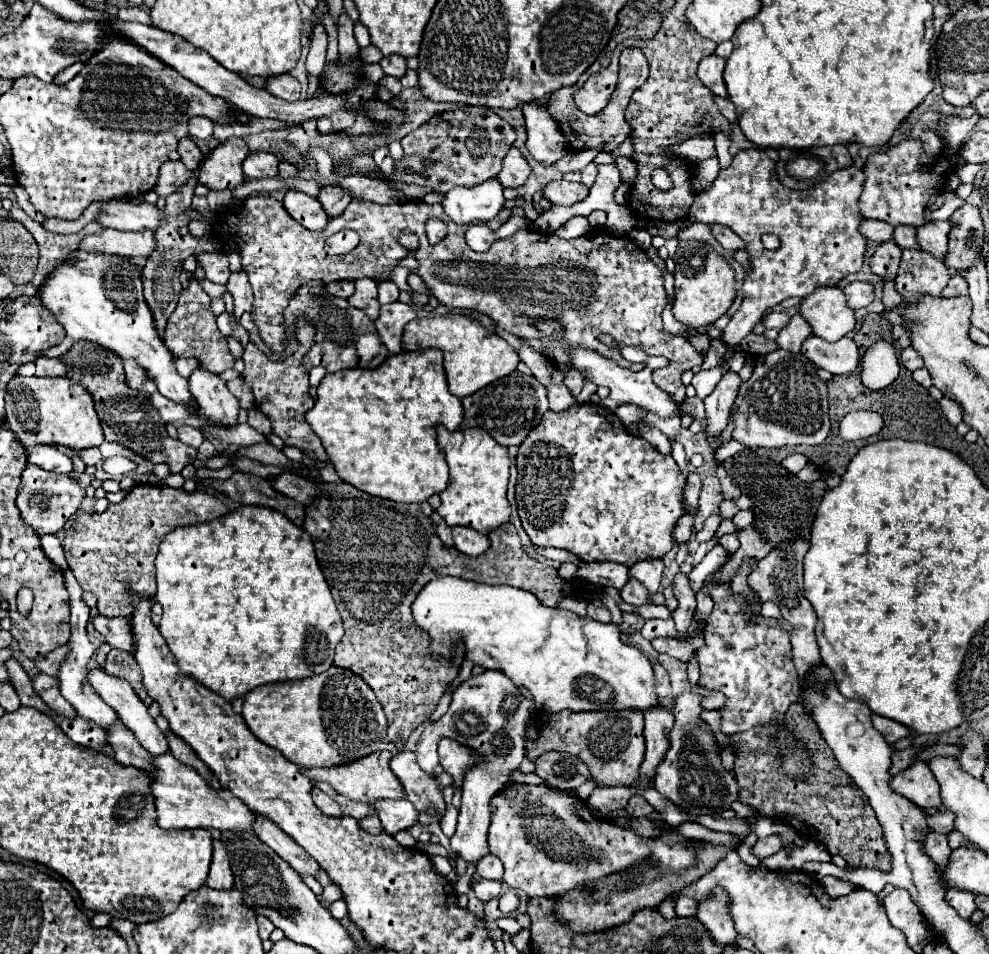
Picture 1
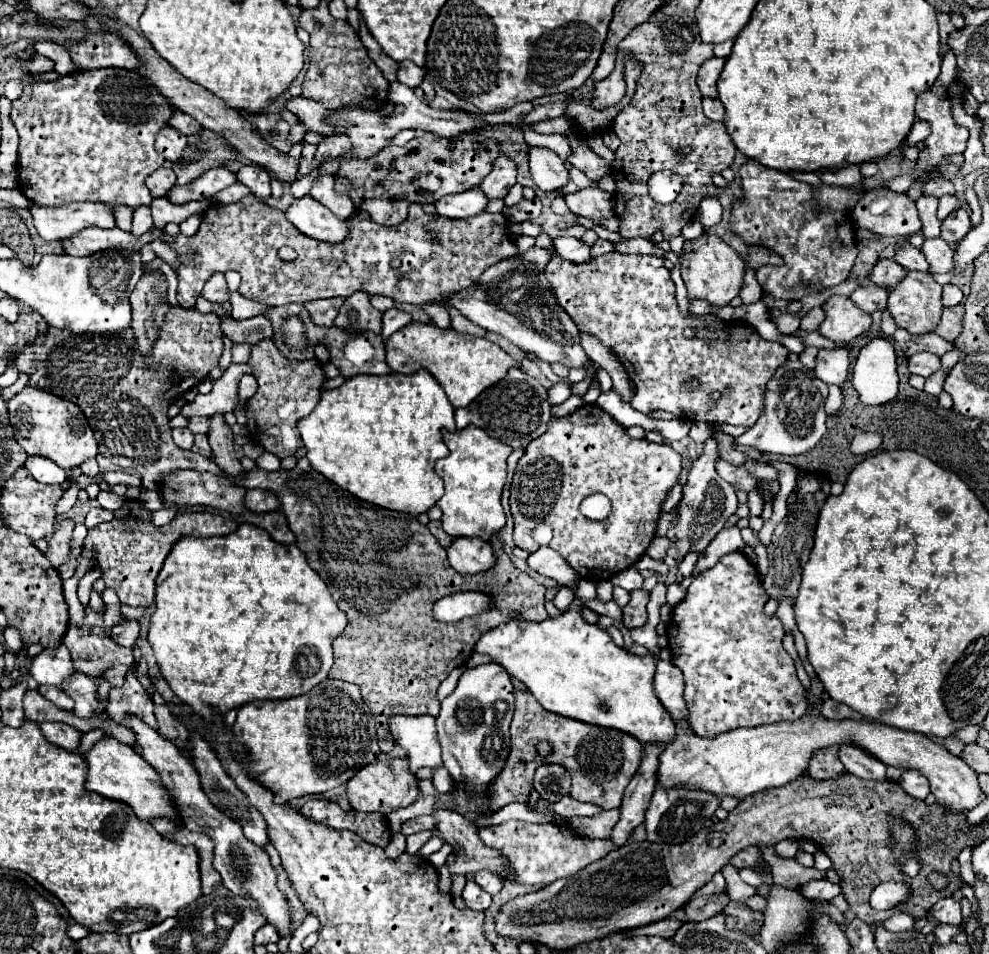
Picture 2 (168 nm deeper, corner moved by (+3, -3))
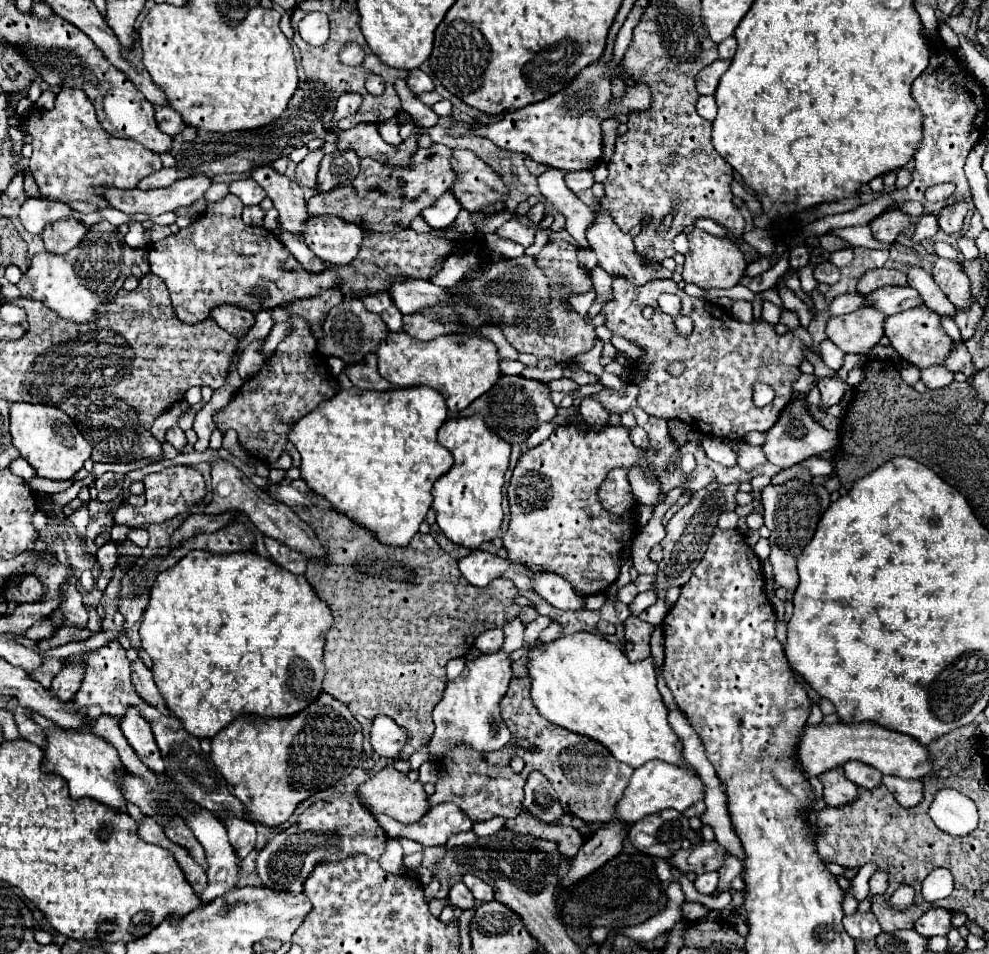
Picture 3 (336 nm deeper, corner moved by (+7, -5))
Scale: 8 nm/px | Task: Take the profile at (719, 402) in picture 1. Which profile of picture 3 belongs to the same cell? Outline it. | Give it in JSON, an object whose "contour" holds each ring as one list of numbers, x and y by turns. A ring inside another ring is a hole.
{"contour":[[710,483,690,495,690,501,680,507,674,517,666,525,666,537,662,539,664,547,664,559,658,563,658,573,656,573,656,591,660,589,670,589,674,585,684,585,692,577,692,571,696,569,698,561,704,557,710,537,714,535,718,517,726,511,736,509,736,499,734,493,736,489,732,485,722,485,722,483]]}

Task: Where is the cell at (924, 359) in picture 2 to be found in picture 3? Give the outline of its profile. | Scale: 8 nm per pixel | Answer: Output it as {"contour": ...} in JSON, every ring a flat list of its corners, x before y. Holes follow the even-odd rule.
{"contour":[[932,365,932,367,926,367,926,369,920,369,920,381,928,389,946,387,952,379,954,379,954,373,948,371,944,365]]}

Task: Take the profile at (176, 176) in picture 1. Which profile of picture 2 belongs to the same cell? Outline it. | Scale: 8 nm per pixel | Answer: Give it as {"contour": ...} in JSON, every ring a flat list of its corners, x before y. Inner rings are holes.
{"contour":[[160,167,146,177,146,187,150,189,152,197,162,197,174,183,176,183,176,173,170,167]]}

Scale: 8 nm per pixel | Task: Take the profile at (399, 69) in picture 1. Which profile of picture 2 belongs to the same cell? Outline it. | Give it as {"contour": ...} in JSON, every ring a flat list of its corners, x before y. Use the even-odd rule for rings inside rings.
{"contour":[[404,61,398,67,398,81,412,87,412,89,420,87,420,83,424,81,424,75,426,75,426,71,422,67,410,63,410,61]]}

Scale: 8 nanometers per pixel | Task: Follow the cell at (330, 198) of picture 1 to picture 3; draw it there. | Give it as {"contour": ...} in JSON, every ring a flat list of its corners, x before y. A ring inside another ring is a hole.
{"contour":[[310,151,296,167,296,177,302,185,308,185,314,193,318,193,318,163,324,157,322,151]]}

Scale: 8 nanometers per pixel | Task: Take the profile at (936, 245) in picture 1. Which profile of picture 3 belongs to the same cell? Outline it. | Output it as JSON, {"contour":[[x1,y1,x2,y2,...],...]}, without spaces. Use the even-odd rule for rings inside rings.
{"contour":[[936,257,932,277,934,277,936,285,944,291,944,295,956,307,966,307,970,303,970,281,964,275,960,263,956,263,952,259]]}

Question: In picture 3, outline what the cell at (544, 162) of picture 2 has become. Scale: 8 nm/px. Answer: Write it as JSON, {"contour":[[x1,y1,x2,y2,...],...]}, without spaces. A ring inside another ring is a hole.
{"contour":[[548,169,538,175,538,189,540,195,554,205,564,217,566,217,566,231,578,241,580,247,590,247,584,231,590,225,590,221,594,221,592,209,586,207,566,185,564,181,564,173,558,169]]}

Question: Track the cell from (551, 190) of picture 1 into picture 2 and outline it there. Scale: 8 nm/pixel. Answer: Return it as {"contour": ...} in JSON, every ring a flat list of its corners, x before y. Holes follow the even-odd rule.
{"contour":[[598,185,582,189,578,193,566,195,566,205,574,215,592,219,596,225,602,225,604,219,614,215,614,193,602,191]]}

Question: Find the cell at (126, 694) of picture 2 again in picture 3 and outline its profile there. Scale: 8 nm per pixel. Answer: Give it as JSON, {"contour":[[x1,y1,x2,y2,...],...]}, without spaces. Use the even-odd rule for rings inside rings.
{"contour":[[130,707,130,709,126,709,126,717,120,717,116,721,118,721,124,737,132,745,132,749,142,759,142,763,158,775,164,773,164,761,156,749,158,745,154,745,154,733,150,729,150,723,140,715,140,711]]}

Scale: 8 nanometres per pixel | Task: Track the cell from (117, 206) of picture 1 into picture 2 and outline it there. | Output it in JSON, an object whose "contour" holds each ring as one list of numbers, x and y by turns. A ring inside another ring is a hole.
{"contour":[[28,203,34,227,46,241,62,241,84,227,116,227,112,207,104,203,68,203,68,205,38,205]]}

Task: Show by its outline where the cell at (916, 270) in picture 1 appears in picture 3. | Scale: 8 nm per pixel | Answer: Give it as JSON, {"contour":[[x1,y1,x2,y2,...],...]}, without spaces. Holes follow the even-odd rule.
{"contour":[[918,305,918,309,908,309,898,315,886,317,884,333,890,339,890,345,912,365,928,367,928,365,942,365,948,351,952,349,952,339,944,333,940,325,940,317,926,305]]}

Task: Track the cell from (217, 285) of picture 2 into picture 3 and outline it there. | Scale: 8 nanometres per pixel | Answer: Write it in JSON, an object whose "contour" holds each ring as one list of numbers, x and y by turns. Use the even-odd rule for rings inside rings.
{"contour":[[218,305,210,317,232,335,242,335,254,323,254,313,238,309,234,305]]}

